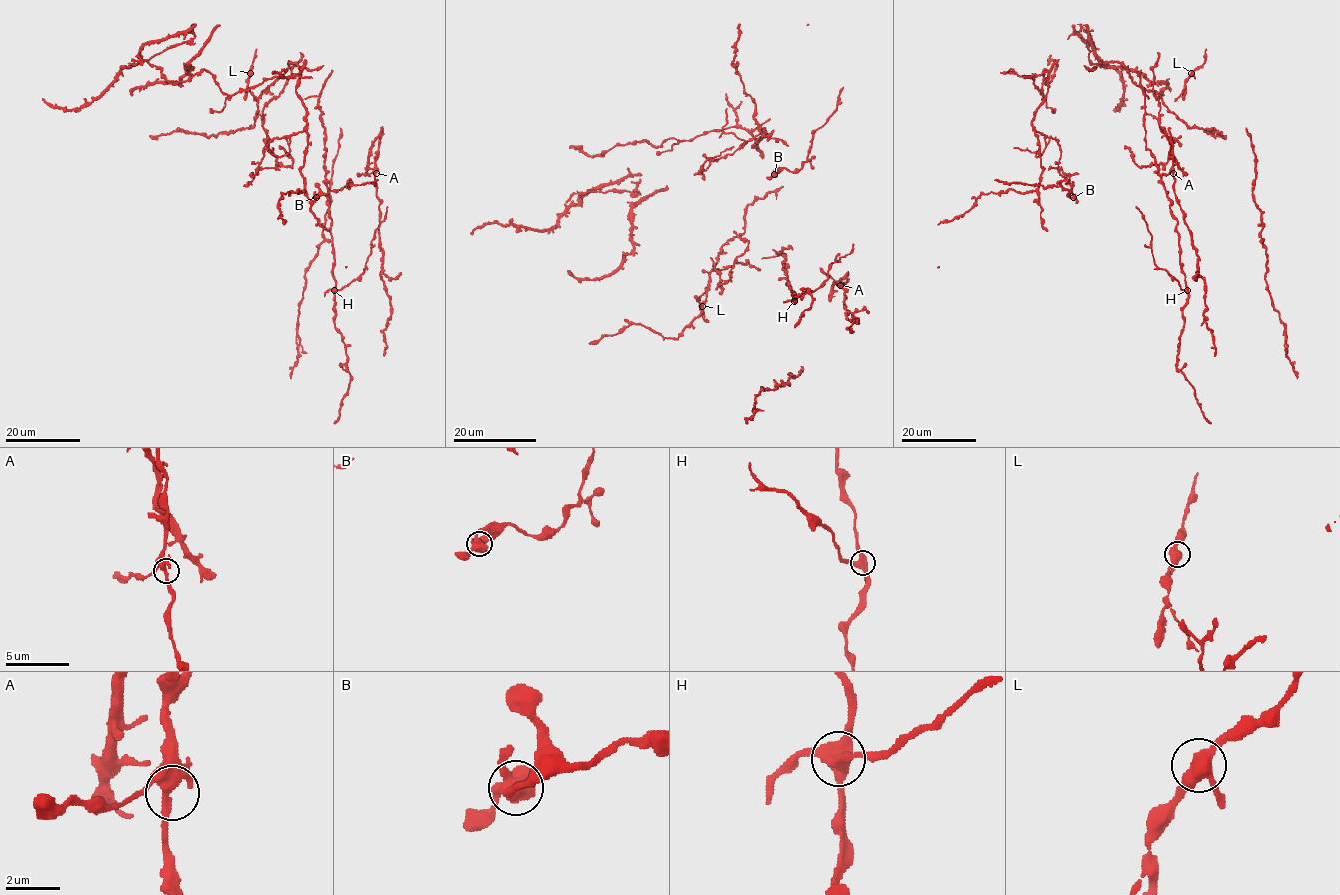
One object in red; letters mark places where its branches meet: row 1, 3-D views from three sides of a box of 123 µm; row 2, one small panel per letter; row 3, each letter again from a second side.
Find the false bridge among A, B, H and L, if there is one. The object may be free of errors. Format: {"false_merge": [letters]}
{"false_merge": ["H"]}

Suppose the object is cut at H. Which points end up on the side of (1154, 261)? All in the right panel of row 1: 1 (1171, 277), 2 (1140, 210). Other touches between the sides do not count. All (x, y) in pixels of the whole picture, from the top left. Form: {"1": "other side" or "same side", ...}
{"1": "same side", "2": "same side"}

